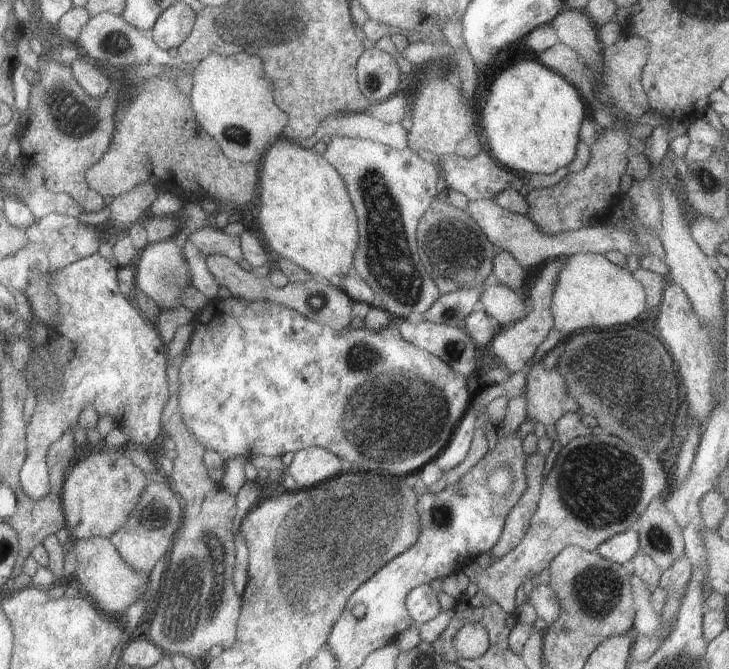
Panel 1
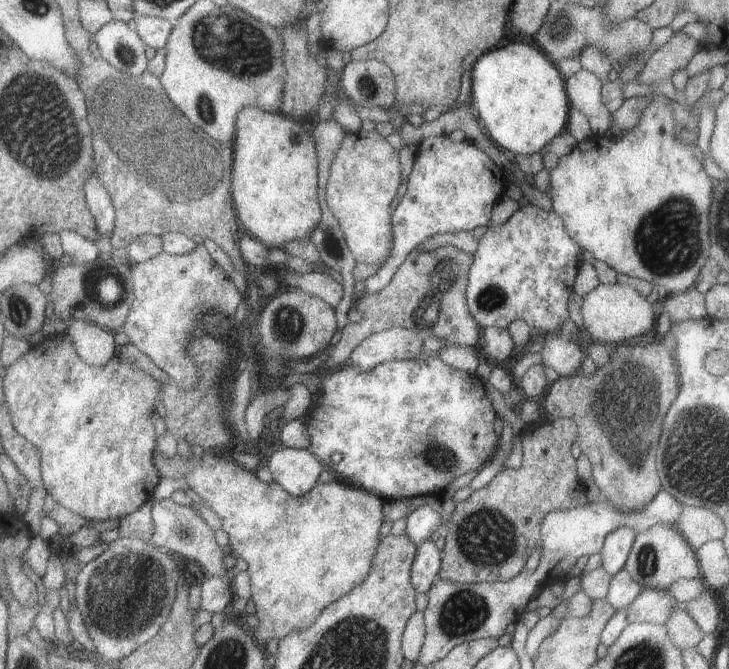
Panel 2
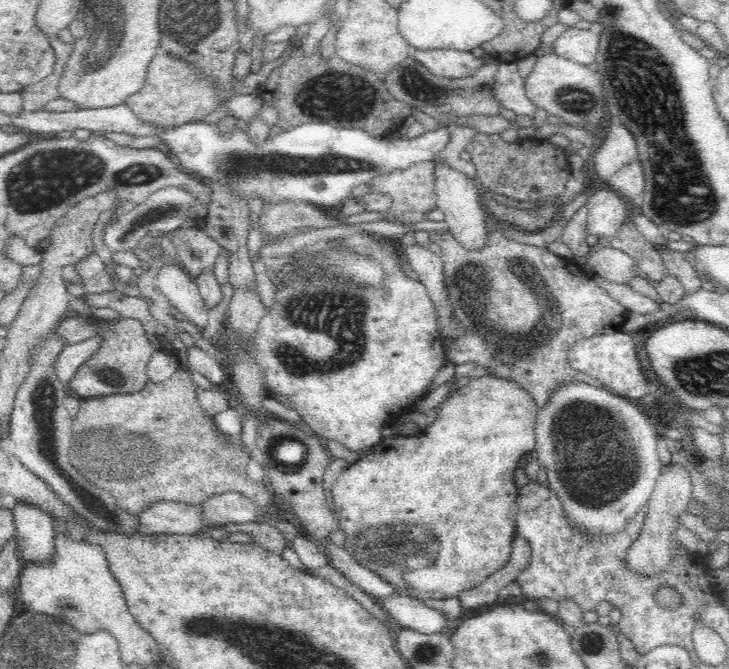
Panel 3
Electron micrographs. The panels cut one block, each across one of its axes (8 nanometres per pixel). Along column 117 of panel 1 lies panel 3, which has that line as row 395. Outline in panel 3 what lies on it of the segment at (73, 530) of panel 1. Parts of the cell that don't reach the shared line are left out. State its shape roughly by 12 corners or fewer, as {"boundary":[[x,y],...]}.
{"boundary":[[454,390],[336,480],[344,550],[420,600],[500,570],[532,396]]}

